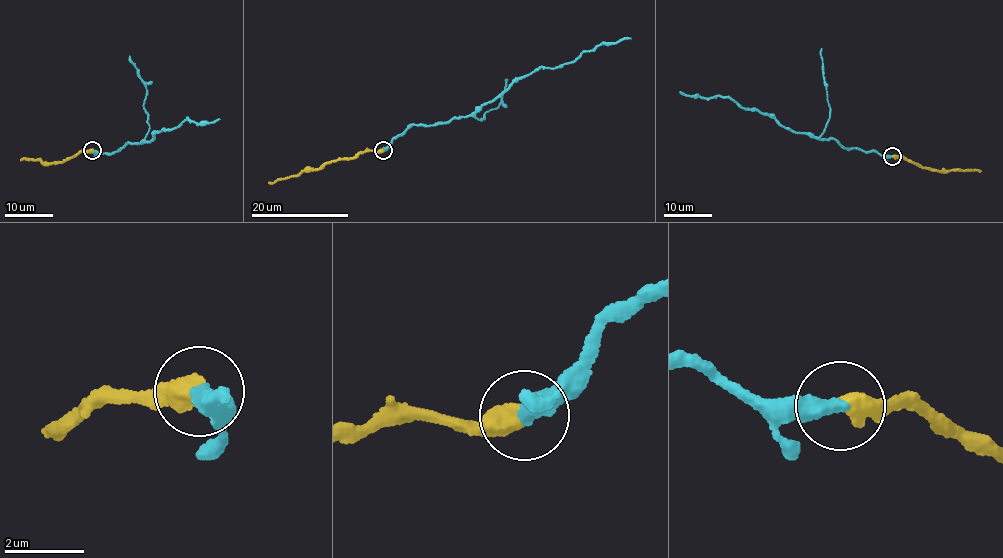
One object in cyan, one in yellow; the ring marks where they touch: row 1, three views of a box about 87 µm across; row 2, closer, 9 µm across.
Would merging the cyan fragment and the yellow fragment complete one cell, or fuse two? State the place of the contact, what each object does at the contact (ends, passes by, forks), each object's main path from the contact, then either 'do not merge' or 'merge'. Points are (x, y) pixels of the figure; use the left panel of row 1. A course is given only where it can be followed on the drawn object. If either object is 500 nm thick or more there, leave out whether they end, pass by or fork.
place (92, 150); course cyan (92, 150), (113, 154), (128, 142), (149, 143), (154, 134), (173, 130), (186, 118), (197, 124), (219, 119); course yellow (92, 150), (80, 150), (53, 163), (26, 159), (20, 161); do not merge

